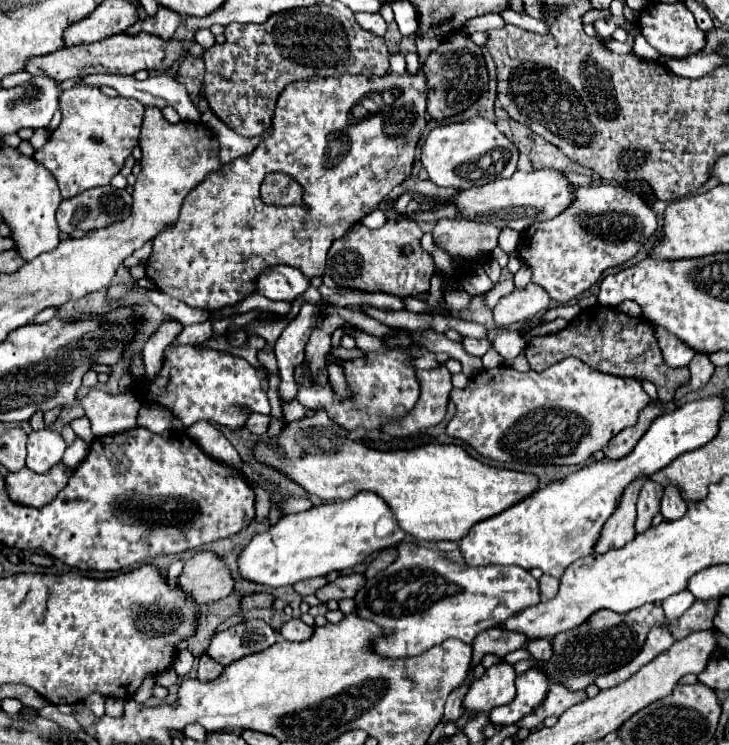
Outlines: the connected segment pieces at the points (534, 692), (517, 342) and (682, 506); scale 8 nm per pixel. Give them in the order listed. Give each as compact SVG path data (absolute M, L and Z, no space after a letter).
M532 666L526 672L516 676L516 698L506 704L498 706L490 714L490 722L496 726L508 726L522 720L526 714L530 714L548 694L550 680L544 676L544 668Z
M506 328L488 330L488 338L492 338L492 346L498 350L498 354L510 354L510 360L514 360L526 344L526 340L518 332Z
M666 488L662 502L660 502L660 514L664 520L676 520L686 514L686 502L682 500L678 488Z

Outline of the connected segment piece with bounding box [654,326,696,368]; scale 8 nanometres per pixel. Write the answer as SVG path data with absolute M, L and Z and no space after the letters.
M654 326L656 328L656 336L658 336L658 340L662 340L662 344L660 344L660 348L662 348L662 356L664 356L664 362L668 364L668 366L676 366L676 368L682 368L682 366L688 366L690 364L690 360L692 360L692 356L696 354L690 346L686 346L682 340L678 340L676 336L672 336L670 332L666 332L666 330L662 330L662 328L658 328L658 326Z

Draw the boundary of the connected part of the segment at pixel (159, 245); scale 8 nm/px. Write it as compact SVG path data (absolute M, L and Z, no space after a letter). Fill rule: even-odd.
M422 68L416 74L406 70L402 76L366 78L346 74L340 78L308 78L288 84L276 102L272 134L252 154L224 164L220 172L212 172L200 188L194 188L184 198L176 226L172 224L168 232L160 232L154 240L152 254L146 260L146 276L150 280L154 278L154 284L162 292L208 312L232 306L250 296L256 276L274 264L294 266L308 278L322 276L326 252L332 242L344 236L362 216L376 210L388 192L410 176L416 144L426 130L426 94L428 86ZM268 172L284 172L302 182L302 204L264 204L260 184Z

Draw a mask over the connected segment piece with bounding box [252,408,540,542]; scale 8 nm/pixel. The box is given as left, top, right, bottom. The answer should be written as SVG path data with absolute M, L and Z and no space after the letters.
M322 408L312 412L312 416L304 416L300 420L284 424L276 438L266 438L256 442L252 454L258 462L284 472L290 480L300 484L308 494L314 494L322 500L348 500L362 490L376 492L390 506L394 518L398 520L398 526L406 534L424 542L426 540L458 542L468 534L468 530L474 524L490 516L496 516L496 512L506 510L508 506L526 498L540 486L536 476L514 470L492 468L488 464L474 460L464 452L464 448L456 444L424 444L420 448L394 450L394 452L368 448L362 442L350 440L348 432L340 428L340 424L332 422L332 418Z

